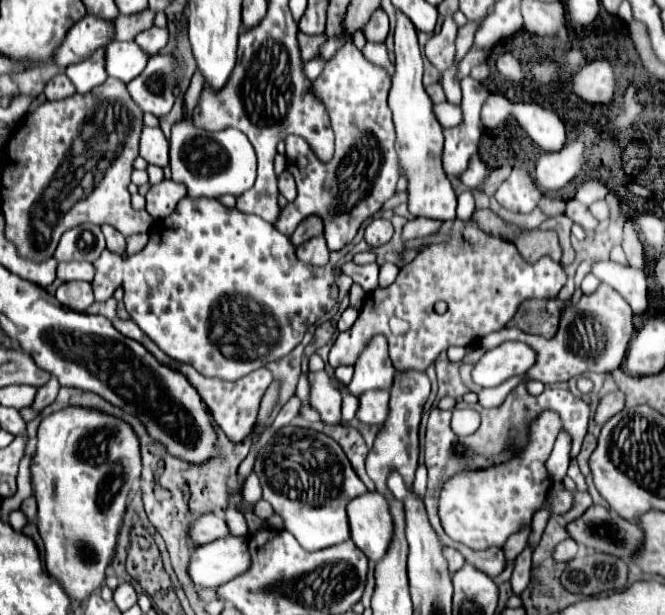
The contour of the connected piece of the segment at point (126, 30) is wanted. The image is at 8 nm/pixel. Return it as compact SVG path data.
M145 9L143 13L137 13L131 17L119 15L115 19L115 41L133 41L137 33L153 27L153 19L155 19L153 9Z

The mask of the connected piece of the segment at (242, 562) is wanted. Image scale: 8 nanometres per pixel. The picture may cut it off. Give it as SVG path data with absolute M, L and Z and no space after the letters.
M223 537L213 543L201 545L189 563L189 575L195 585L219 587L231 577L249 569L249 549L247 537Z

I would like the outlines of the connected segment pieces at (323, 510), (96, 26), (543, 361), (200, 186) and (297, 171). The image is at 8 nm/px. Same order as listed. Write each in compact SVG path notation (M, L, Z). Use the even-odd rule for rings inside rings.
M285 425L273 437L267 435L261 441L253 471L263 487L263 499L273 505L283 519L283 527L303 549L319 551L349 539L345 507L353 497L367 493L367 487L351 469L347 455L335 439L307 431L315 429Z
M85 15L67 33L63 45L55 53L55 63L61 67L85 61L95 49L111 43L111 21Z
M597 289L591 295L583 295L579 303L567 303L567 307L561 313L559 329L555 337L545 339L539 335L529 335L521 329L503 329L501 333L491 333L483 337L481 347L495 347L495 343L503 343L507 339L523 341L531 345L537 351L537 363L529 371L529 379L539 379L543 383L559 383L569 381L575 375L581 373L611 373L615 371L627 351L629 339L633 335L633 311L627 305L627 301L615 291L615 289ZM587 321L593 321L593 335L587 333ZM595 331L601 331L595 335Z
M181 119L171 127L171 171L173 179L187 187L187 195L193 199L207 197L219 199L223 195L239 197L255 183L257 159L255 149L239 129L203 131L195 129L191 121Z
M353 43L339 49L335 57L327 61L323 73L313 81L313 89L331 117L335 157L329 163L321 163L301 137L289 135L285 139L287 171L297 181L297 199L281 209L275 227L287 237L305 217L319 215L325 221L329 251L339 251L353 241L361 223L393 197L399 173L393 147L395 129L387 107L389 83L389 73L383 67L373 67Z

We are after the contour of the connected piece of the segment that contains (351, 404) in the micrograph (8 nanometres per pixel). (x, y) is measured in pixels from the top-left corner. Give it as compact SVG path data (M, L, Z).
M339 381L339 391L341 391L341 397L343 397L343 421L349 423L355 417L357 397L351 397L351 393L345 393L347 391L347 385L341 383L341 381Z

